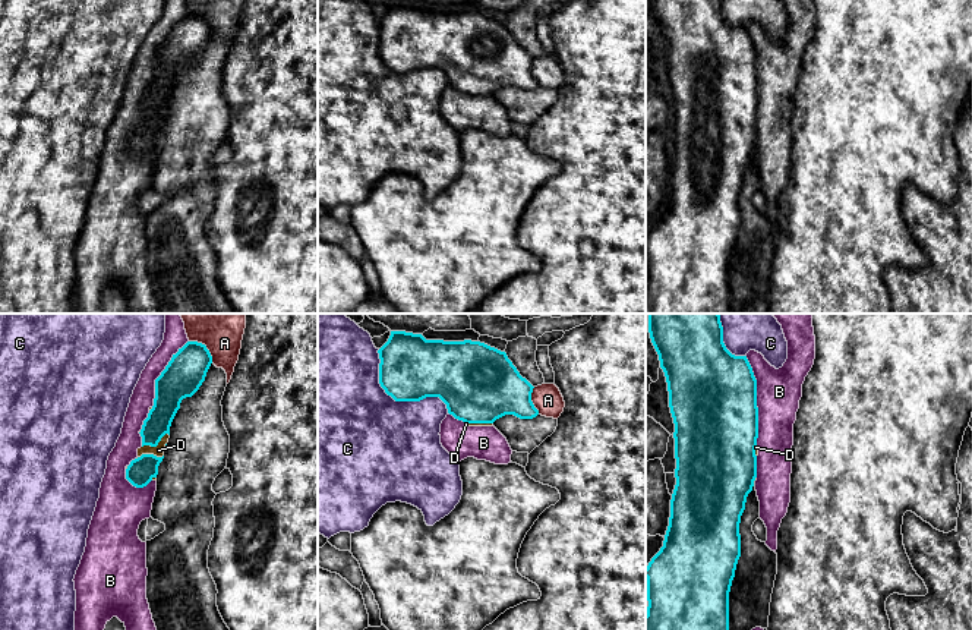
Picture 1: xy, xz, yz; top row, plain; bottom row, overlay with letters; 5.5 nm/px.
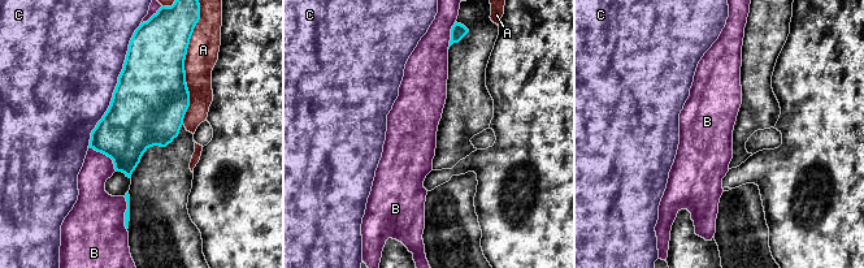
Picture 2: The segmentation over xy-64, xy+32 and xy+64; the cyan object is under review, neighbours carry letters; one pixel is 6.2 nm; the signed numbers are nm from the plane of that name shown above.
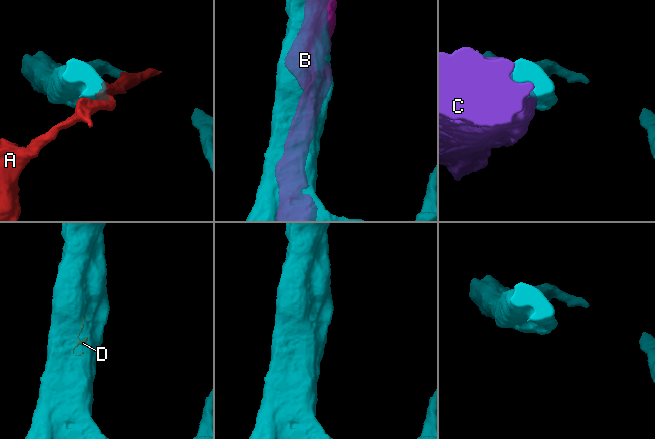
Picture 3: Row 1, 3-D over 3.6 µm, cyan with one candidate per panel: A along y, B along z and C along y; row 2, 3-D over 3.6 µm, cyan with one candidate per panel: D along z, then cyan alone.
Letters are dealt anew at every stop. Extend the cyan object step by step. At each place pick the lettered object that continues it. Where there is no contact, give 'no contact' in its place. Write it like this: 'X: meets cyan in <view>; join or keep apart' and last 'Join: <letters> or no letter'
A: meets cyan in xy; keep apart
B: meets cyan in yz; keep apart
C: meets cyan in xz; keep apart
D: meets cyan in xy; keep apart
Join: no letter

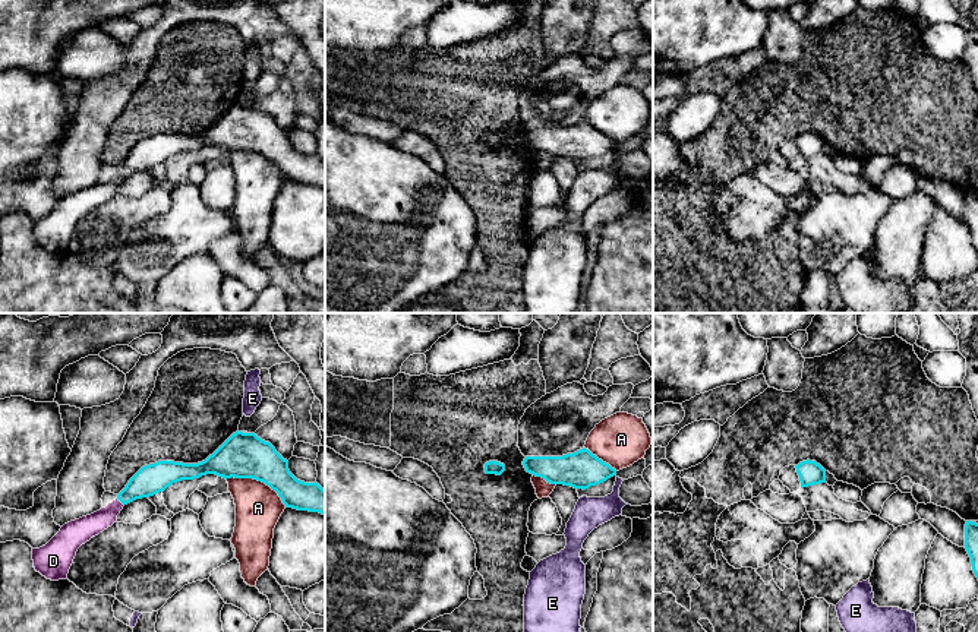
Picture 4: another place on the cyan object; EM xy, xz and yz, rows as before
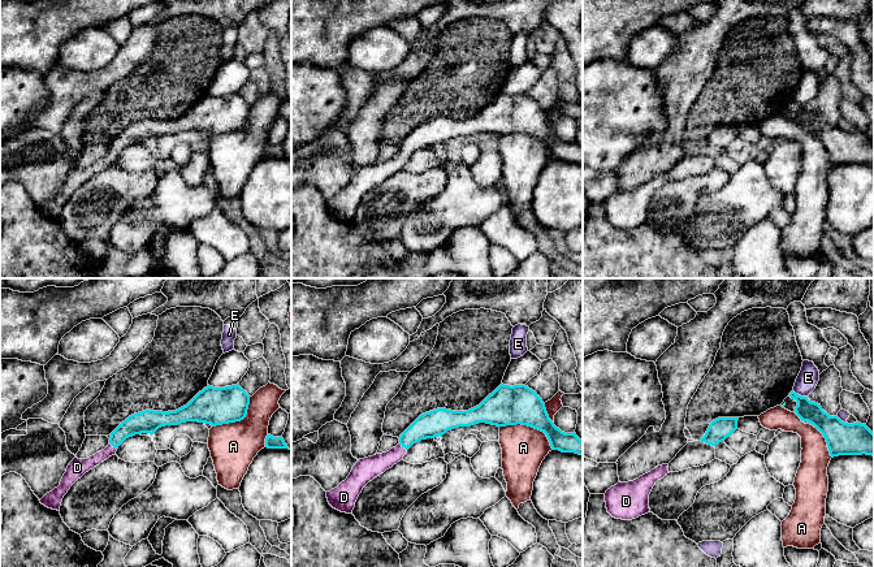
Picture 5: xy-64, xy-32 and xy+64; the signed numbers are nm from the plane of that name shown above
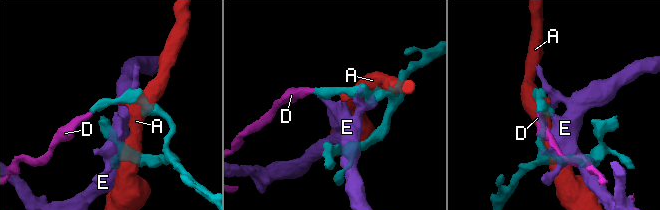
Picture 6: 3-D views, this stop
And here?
A: meets cyan in xy; keep apart
D: meets cyan in xy; join
E: meets cyan in xy; keep apart
Join: D

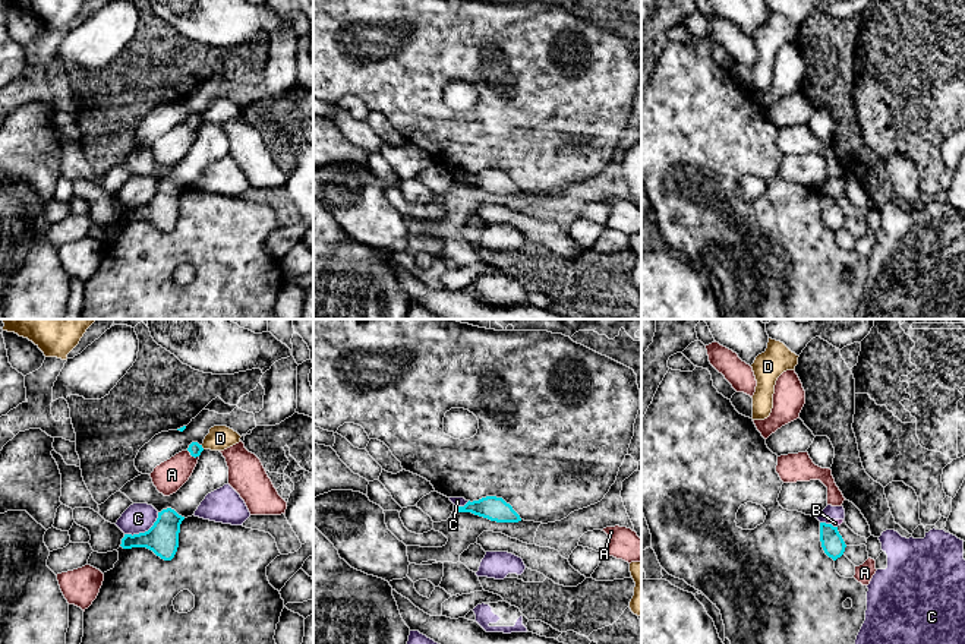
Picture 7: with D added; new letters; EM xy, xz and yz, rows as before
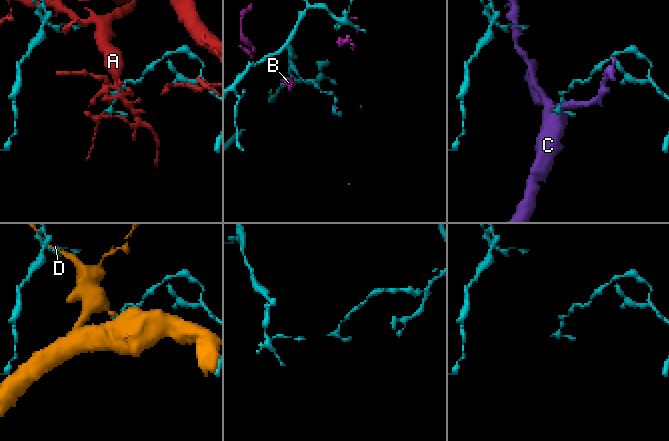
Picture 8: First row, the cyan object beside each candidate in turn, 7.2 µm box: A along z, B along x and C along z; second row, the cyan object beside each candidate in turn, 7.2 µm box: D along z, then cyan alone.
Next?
A: meets cyan in xy; keep apart
B: meets cyan in yz; keep apart
C: meets cyan in xy; keep apart
D: meets cyan in xy; keep apart
Join: no letter

